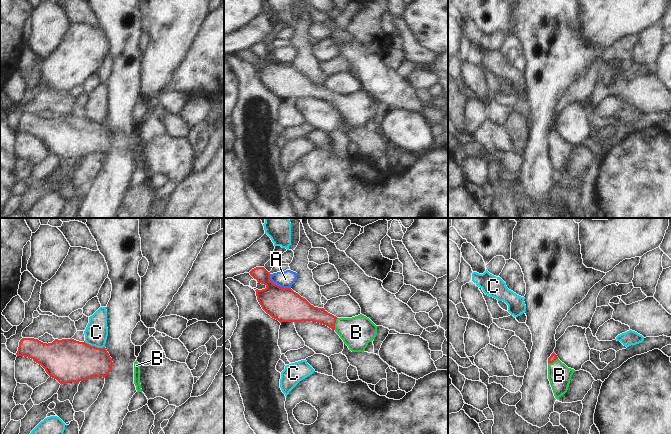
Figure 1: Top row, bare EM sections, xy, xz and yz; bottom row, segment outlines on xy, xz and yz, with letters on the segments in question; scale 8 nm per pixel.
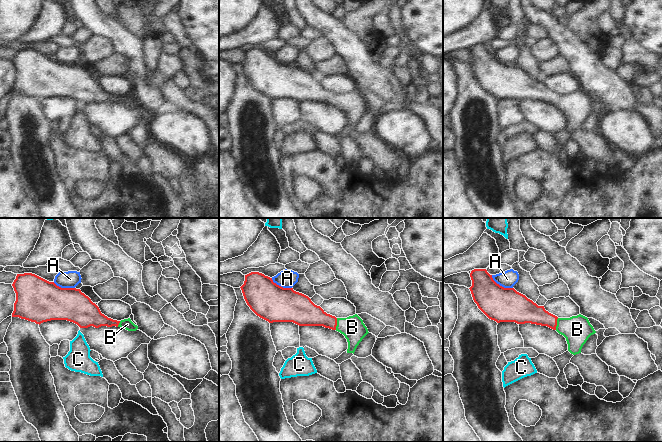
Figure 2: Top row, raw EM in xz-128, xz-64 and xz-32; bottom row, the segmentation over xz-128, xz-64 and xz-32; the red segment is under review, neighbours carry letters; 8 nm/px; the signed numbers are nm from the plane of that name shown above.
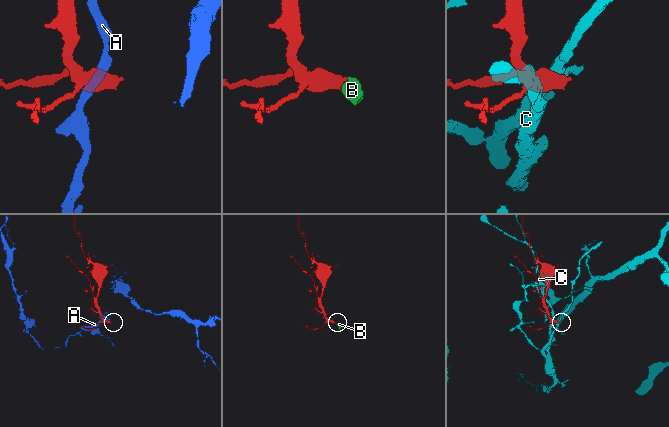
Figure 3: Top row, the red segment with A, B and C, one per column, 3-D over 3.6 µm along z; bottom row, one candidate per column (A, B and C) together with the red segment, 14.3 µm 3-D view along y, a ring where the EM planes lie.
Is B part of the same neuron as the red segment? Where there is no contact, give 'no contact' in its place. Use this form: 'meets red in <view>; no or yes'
meets red in xz; yes

